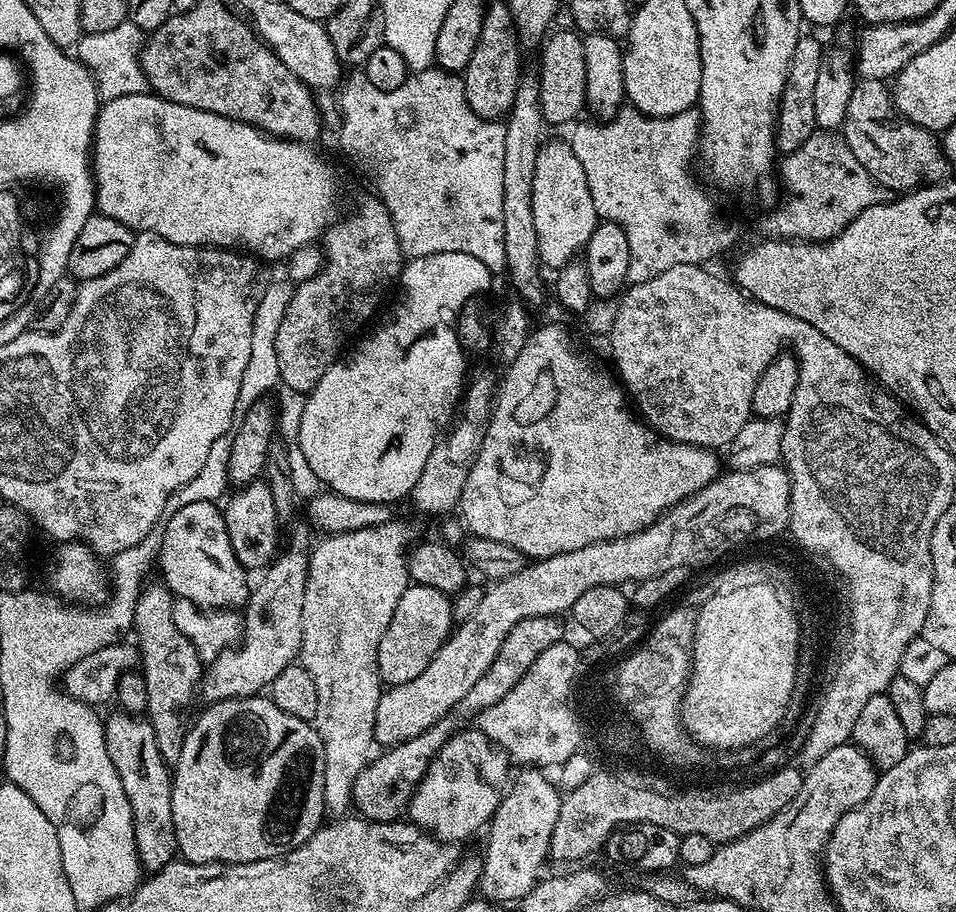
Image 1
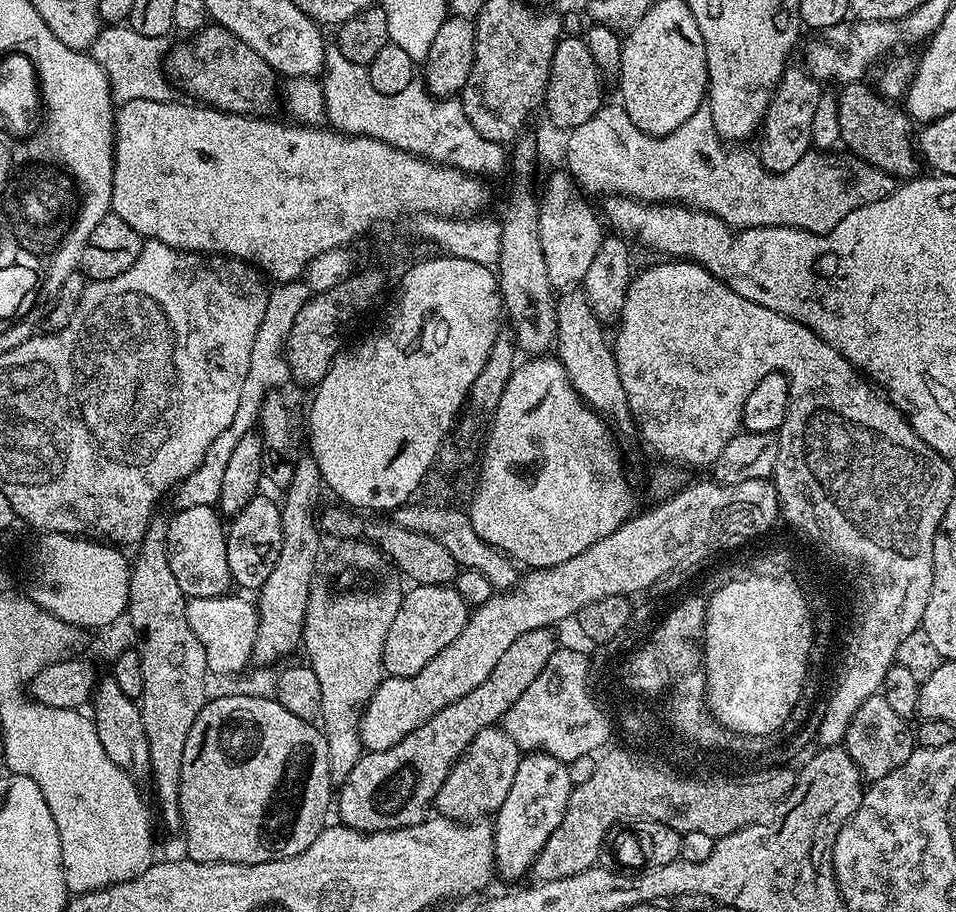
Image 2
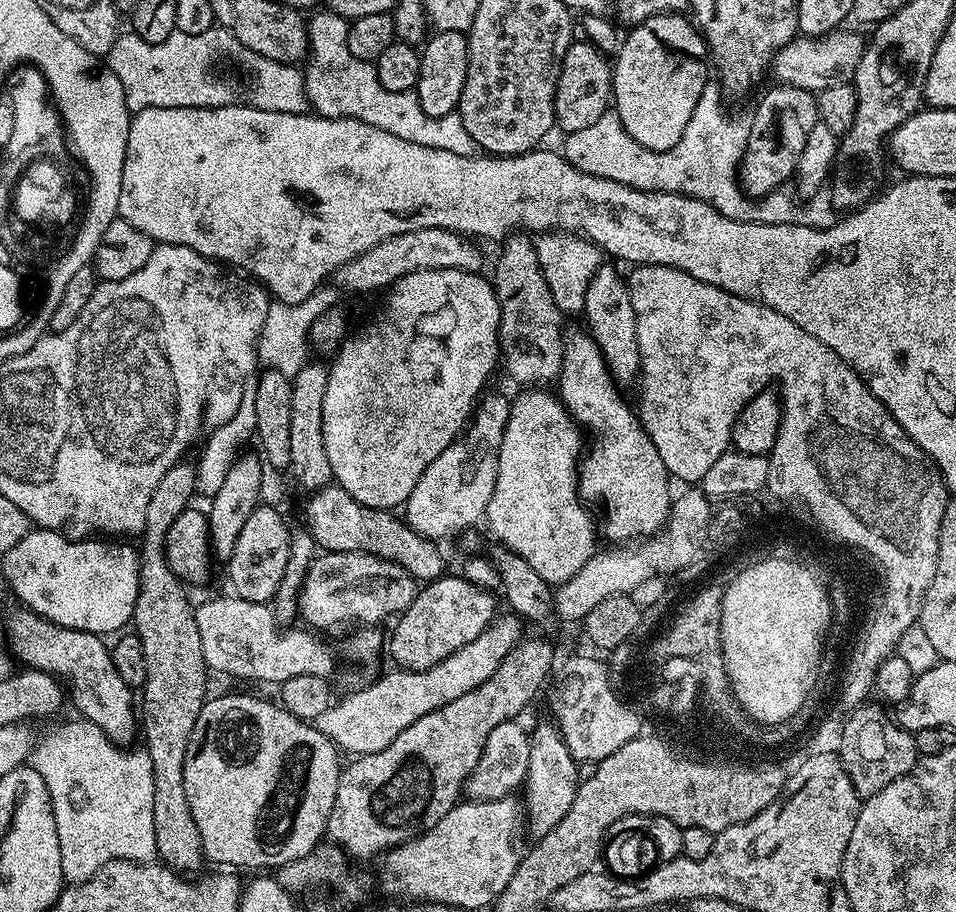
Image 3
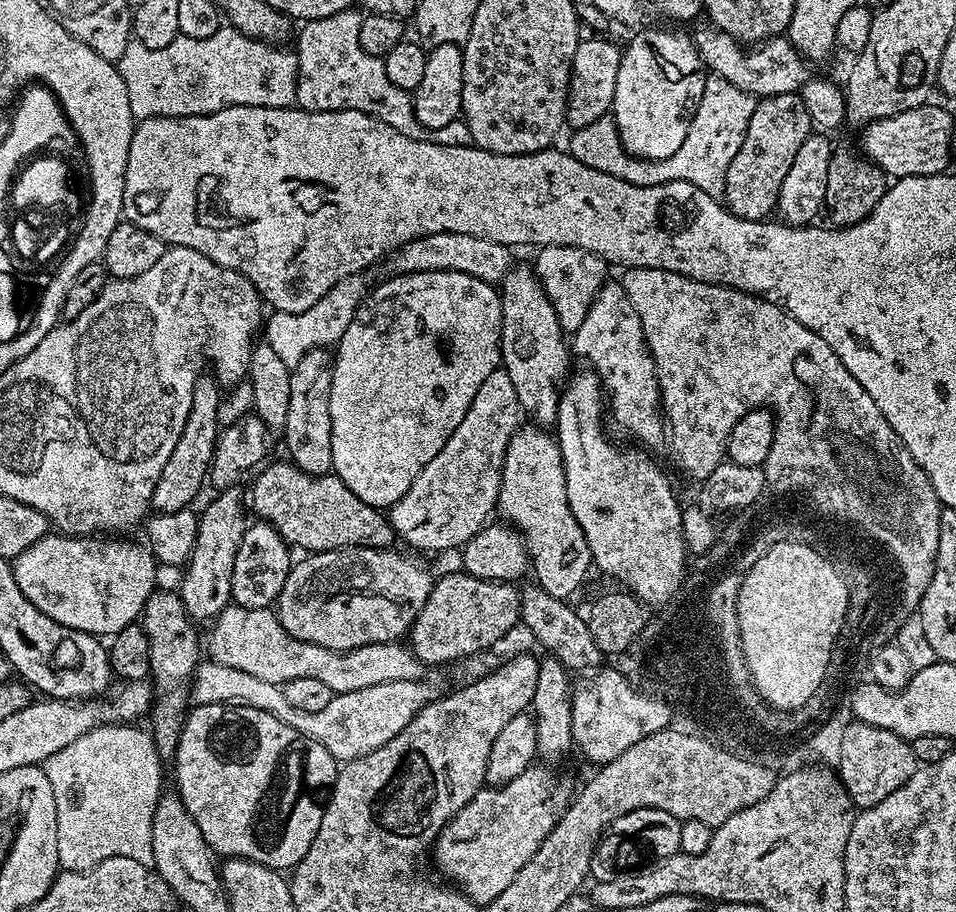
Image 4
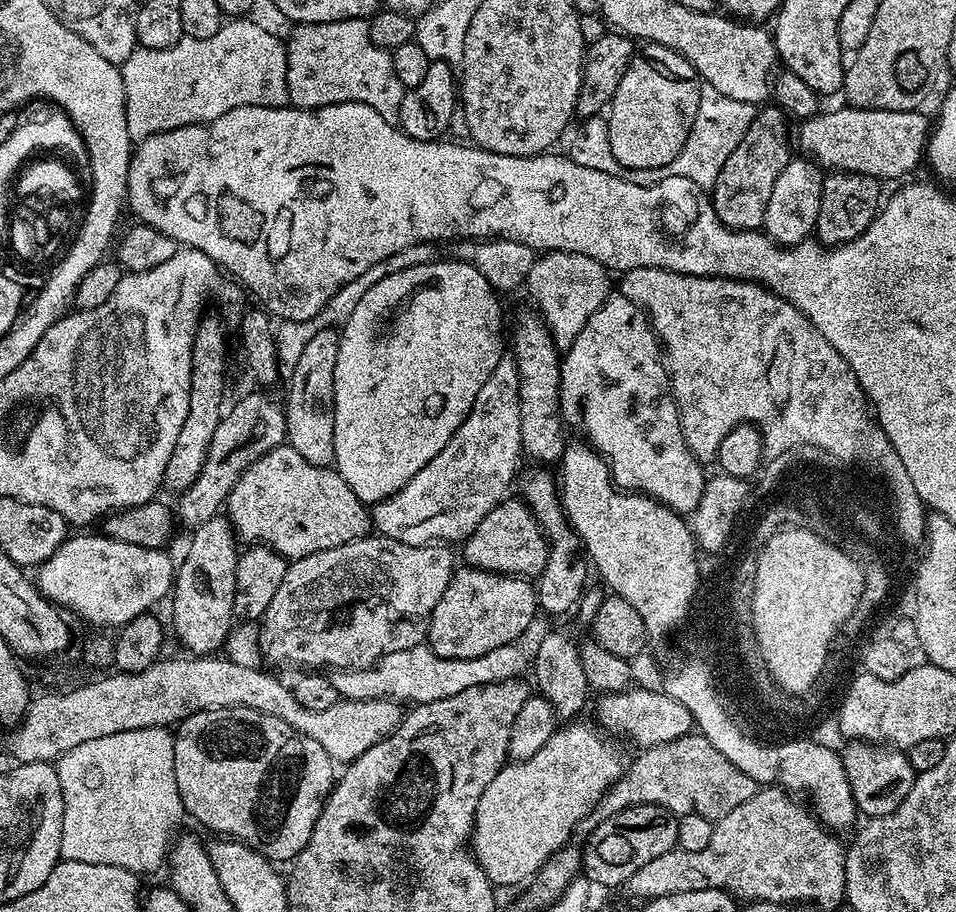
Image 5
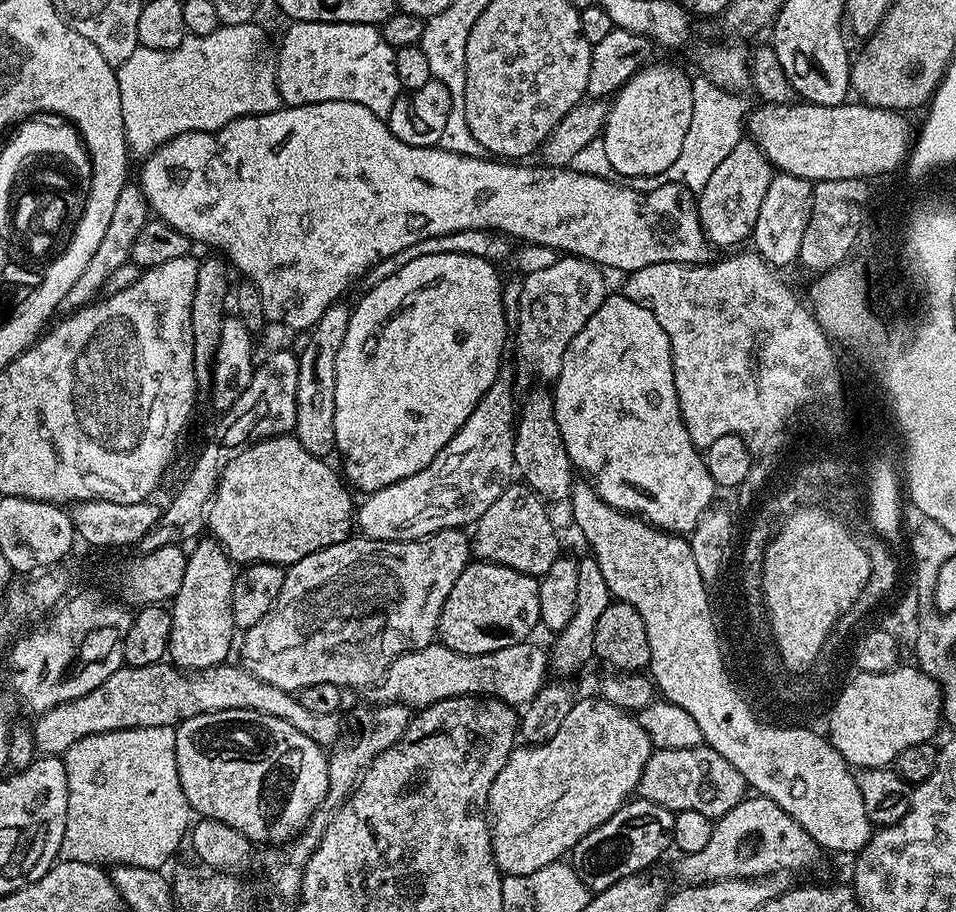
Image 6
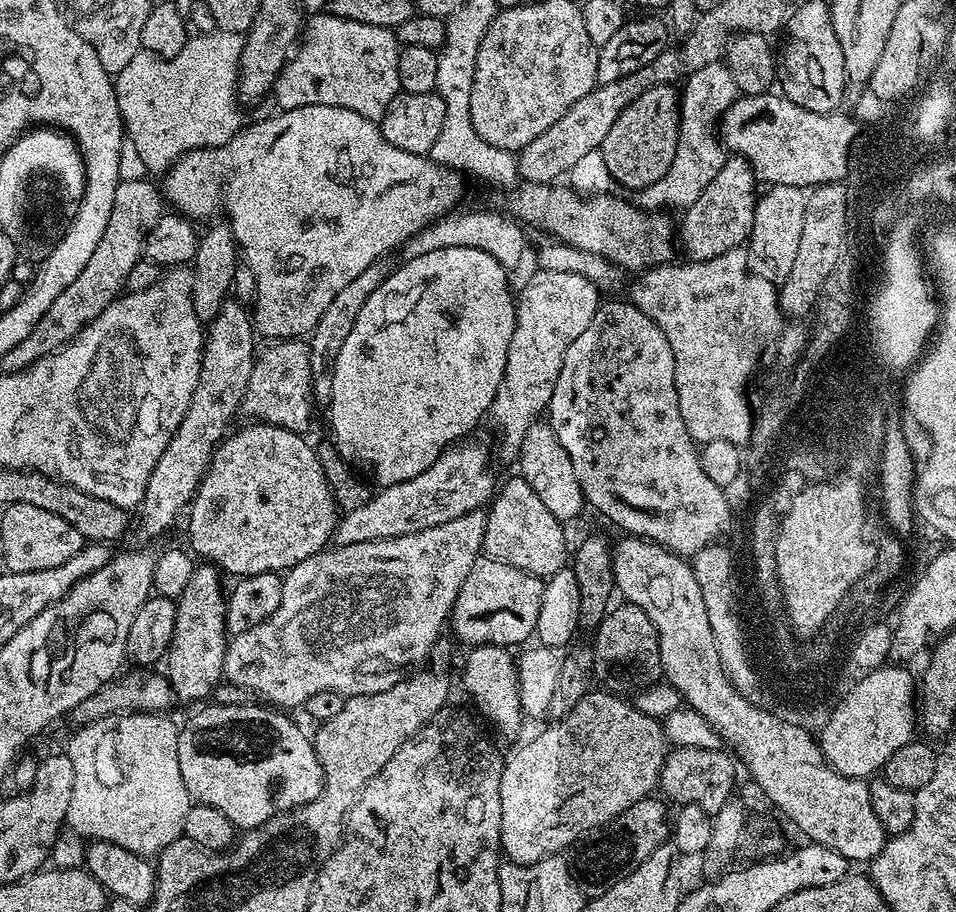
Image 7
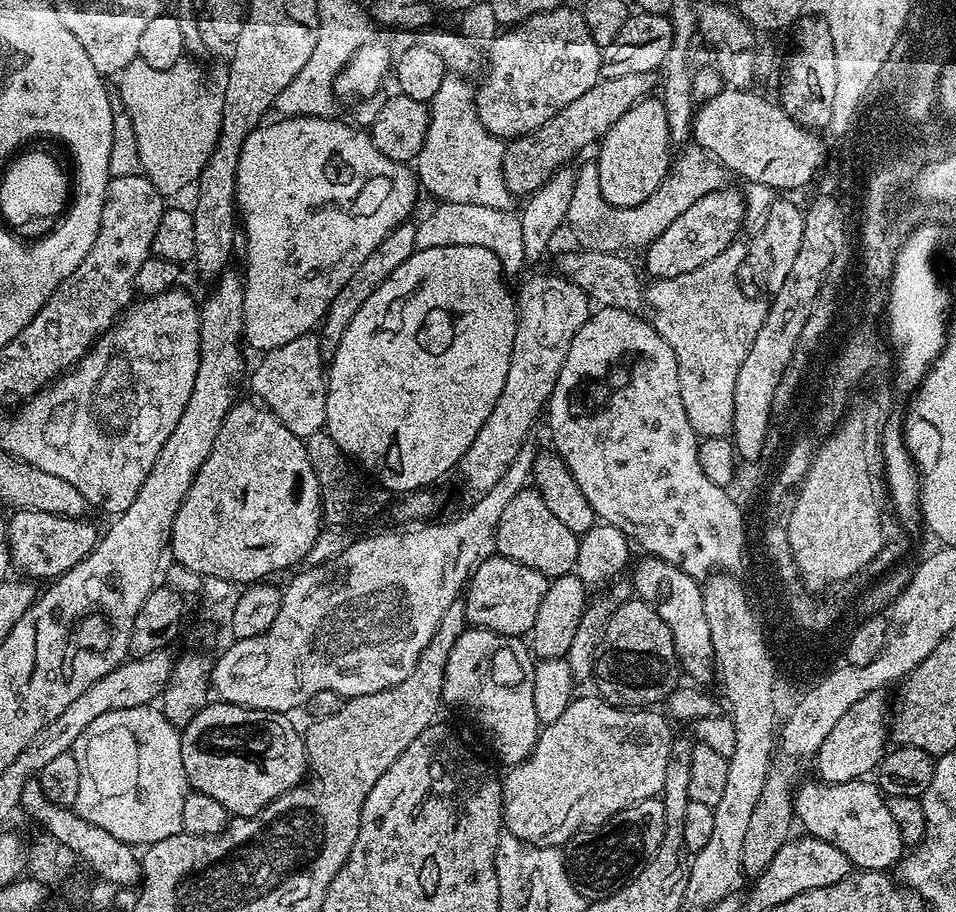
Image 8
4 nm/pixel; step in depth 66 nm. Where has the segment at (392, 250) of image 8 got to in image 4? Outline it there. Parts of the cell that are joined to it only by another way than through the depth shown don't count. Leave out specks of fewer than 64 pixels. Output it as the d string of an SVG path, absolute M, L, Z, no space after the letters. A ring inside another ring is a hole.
M327 347L312 348L291 368L290 374L290 408L287 411L285 426L282 429L284 444L288 447L287 459L299 466L311 476L326 476L332 472L334 446L330 446L330 386L334 382L333 353Z

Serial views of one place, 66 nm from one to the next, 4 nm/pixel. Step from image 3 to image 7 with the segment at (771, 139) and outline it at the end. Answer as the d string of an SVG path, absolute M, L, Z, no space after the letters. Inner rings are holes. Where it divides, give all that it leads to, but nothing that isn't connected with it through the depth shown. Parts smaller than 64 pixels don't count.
M732 154L725 159L722 170L714 174L714 182L710 182L710 186L706 186L706 190L698 194L695 202L688 205L683 213L684 221L679 221L678 240L682 245L682 252L688 255L685 257L689 261L718 258L718 254L726 254L730 250L739 248L749 239L754 224L755 206L759 199L756 184L758 185L758 177L743 158Z

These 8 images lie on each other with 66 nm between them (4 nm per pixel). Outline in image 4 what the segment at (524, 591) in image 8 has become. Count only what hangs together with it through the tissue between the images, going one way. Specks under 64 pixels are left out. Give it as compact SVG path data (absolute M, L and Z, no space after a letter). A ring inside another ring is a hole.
M457 570L448 572L437 579L432 585L430 598L426 598L426 606L418 614L412 624L410 633L410 647L420 663L425 666L431 664L448 664L451 660L460 660L463 656L476 656L487 648L492 648L512 627L520 621L520 592L511 583L490 582L482 578L474 578L468 572Z

